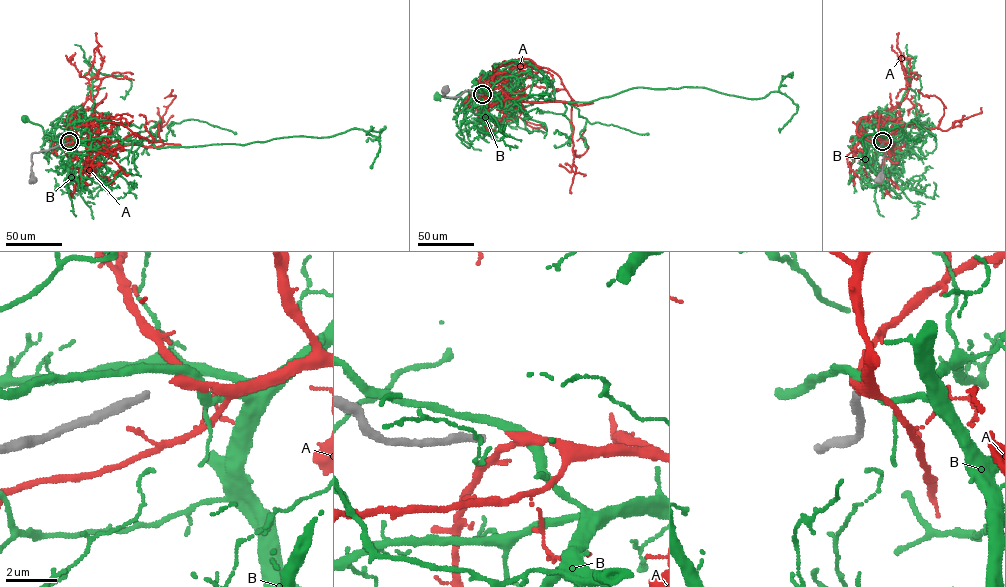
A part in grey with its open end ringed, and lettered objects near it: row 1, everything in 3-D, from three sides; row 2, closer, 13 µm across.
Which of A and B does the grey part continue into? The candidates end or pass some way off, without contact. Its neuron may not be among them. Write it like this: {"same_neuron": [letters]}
{"same_neuron": ["A"]}

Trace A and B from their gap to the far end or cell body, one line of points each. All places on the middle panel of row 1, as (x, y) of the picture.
A: (483, 94), (520, 101), (575, 104), (572, 100), (576, 155), (588, 148), (582, 138), (585, 129)
B: (482, 94), (465, 90), (455, 99), (437, 97)

